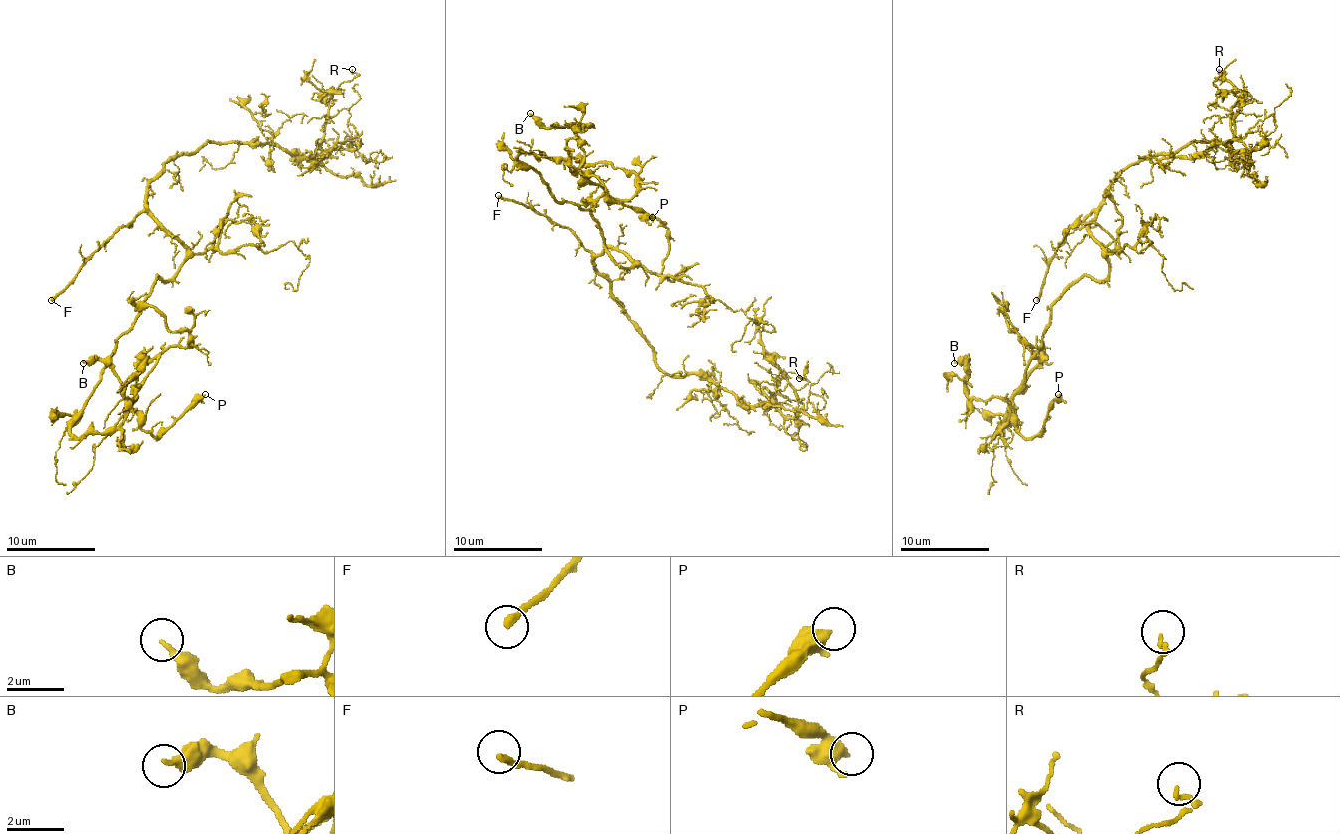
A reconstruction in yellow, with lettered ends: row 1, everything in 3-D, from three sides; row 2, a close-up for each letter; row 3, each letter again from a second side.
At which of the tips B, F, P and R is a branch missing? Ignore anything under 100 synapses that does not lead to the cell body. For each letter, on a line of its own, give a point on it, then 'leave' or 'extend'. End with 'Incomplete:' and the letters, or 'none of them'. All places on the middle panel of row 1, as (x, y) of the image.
B: (530, 113) | leave
F: (498, 195) | extend
P: (652, 217) | leave
R: (799, 378) | leave
Incomplete: F

